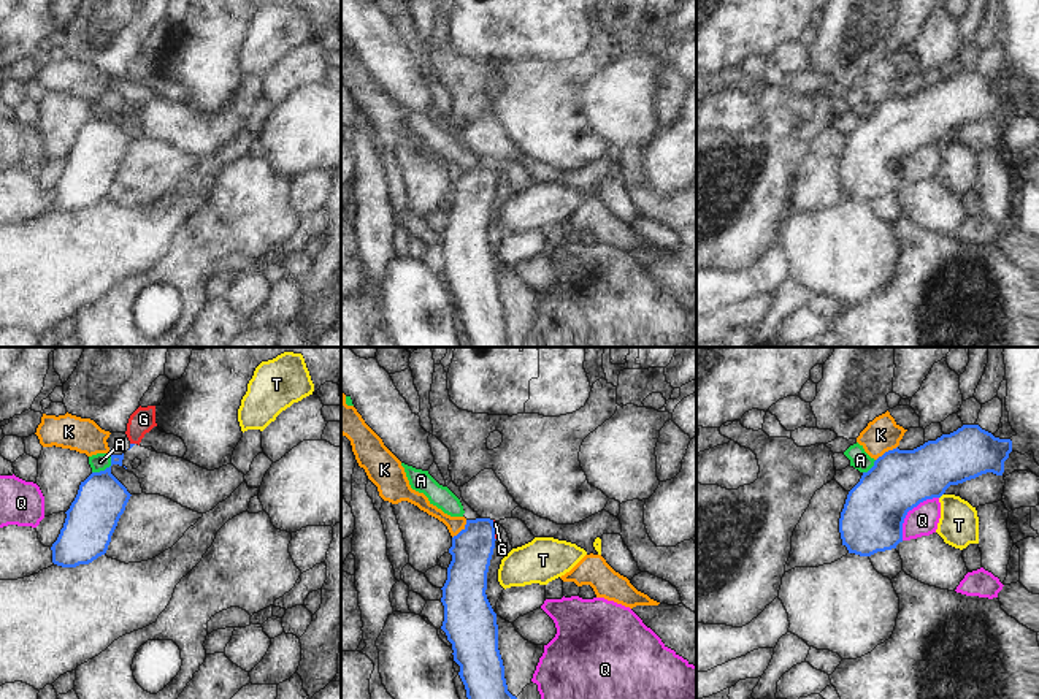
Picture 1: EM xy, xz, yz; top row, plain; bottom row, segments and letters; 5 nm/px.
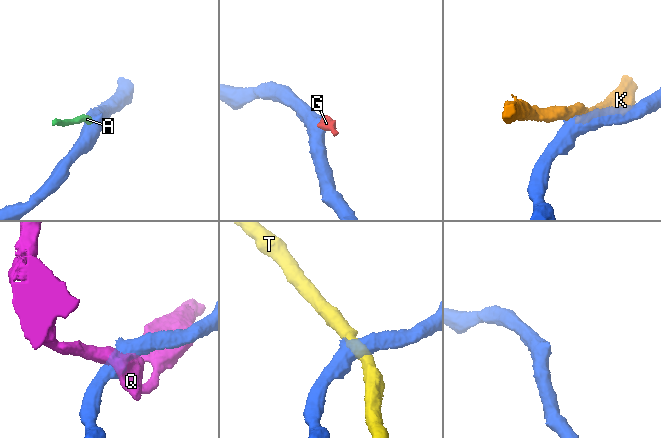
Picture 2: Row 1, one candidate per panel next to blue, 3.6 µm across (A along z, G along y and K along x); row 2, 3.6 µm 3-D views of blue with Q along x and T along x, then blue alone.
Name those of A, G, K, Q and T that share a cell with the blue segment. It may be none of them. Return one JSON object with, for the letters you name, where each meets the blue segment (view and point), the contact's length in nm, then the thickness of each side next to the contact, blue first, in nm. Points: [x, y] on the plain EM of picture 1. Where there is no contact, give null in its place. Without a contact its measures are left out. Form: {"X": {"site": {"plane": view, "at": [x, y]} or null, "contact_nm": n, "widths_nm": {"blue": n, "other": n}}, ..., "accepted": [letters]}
{"G": {"site": {"plane": "xz", "at": [494, 175]}, "contact_nm": 110, "widths_nm": {"blue": 220, "other": 20}}, "accepted": ["G"]}

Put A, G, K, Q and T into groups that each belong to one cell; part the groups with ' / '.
A / G / K / Q / T

